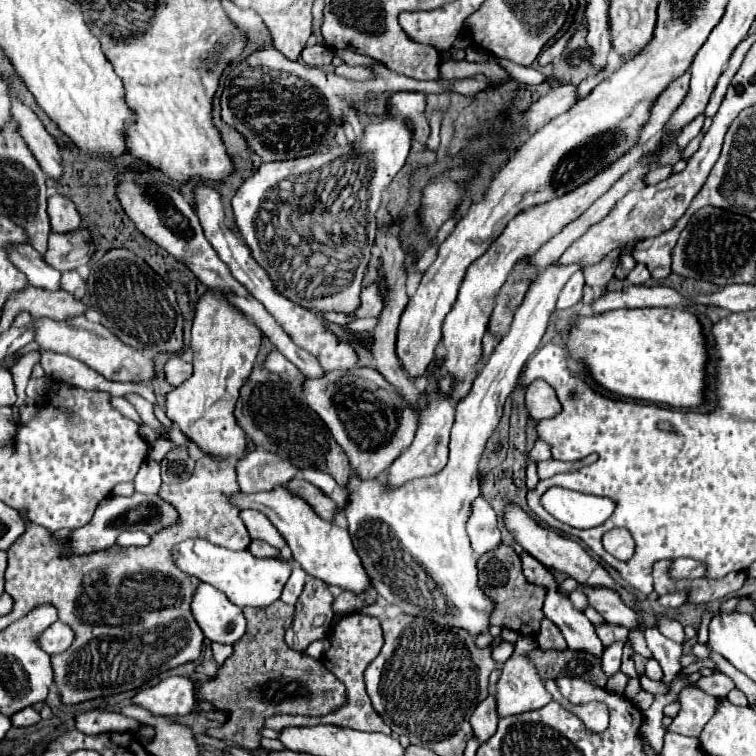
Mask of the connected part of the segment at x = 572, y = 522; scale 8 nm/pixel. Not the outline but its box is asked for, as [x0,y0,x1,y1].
[543,487,613,528]

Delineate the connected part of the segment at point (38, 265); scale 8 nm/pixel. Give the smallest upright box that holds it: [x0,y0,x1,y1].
[7,244,61,290]

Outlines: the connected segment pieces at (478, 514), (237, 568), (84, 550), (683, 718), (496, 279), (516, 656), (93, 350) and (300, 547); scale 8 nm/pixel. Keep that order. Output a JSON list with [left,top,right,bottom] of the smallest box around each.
[[467,496,503,556],[171,540,293,608],[61,494,179,558],[669,686,715,738],[443,72,689,404],[495,636,551,716],[31,316,153,382],[231,486,371,596]]

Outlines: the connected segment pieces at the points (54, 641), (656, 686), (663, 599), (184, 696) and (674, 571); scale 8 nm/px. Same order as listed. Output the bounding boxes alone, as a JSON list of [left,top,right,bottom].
[[39,622,73,654],[641,674,671,696],[647,592,687,608],[132,676,197,716],[667,558,705,580]]

